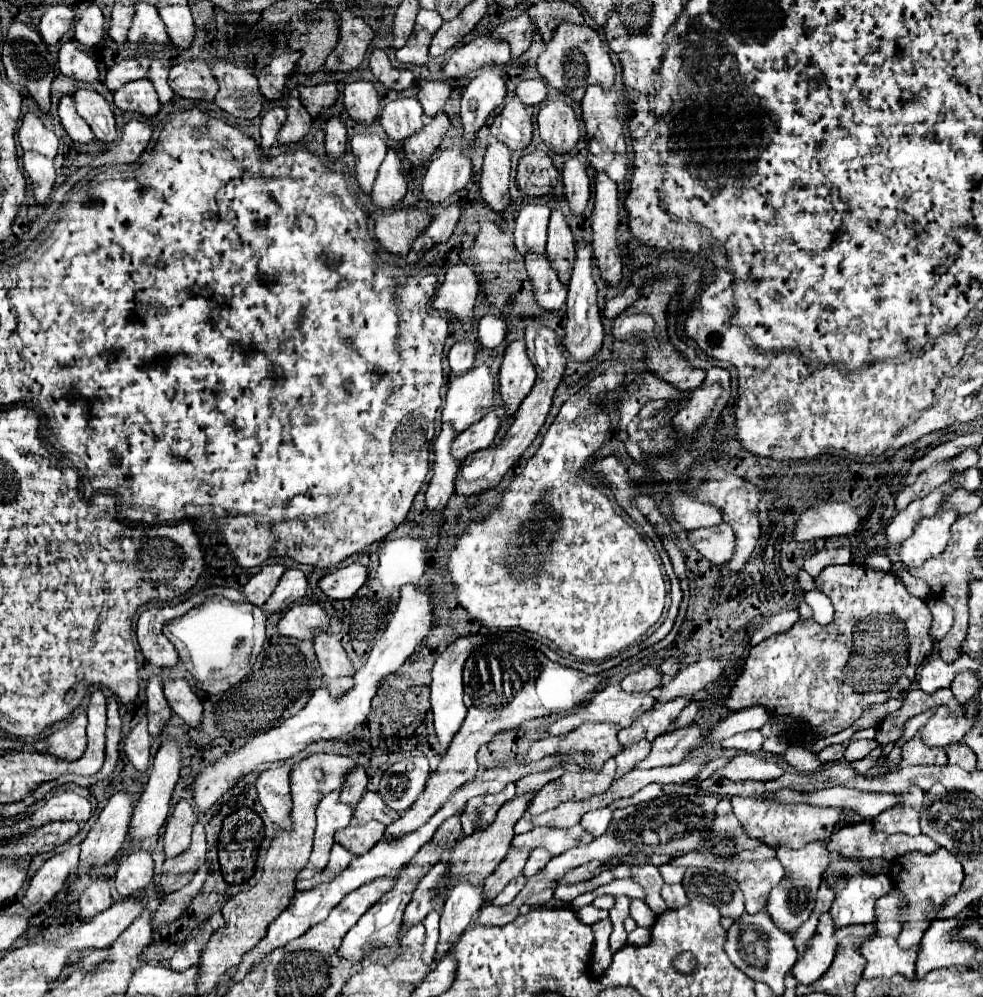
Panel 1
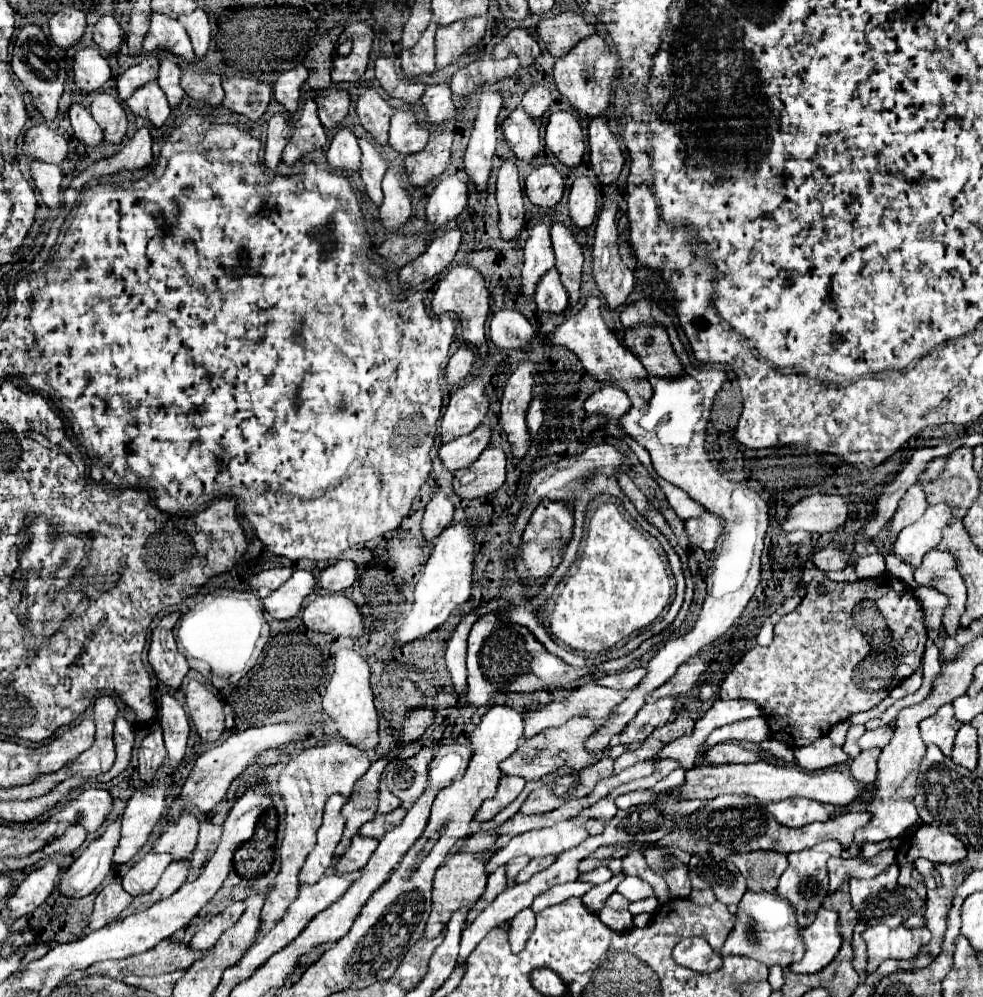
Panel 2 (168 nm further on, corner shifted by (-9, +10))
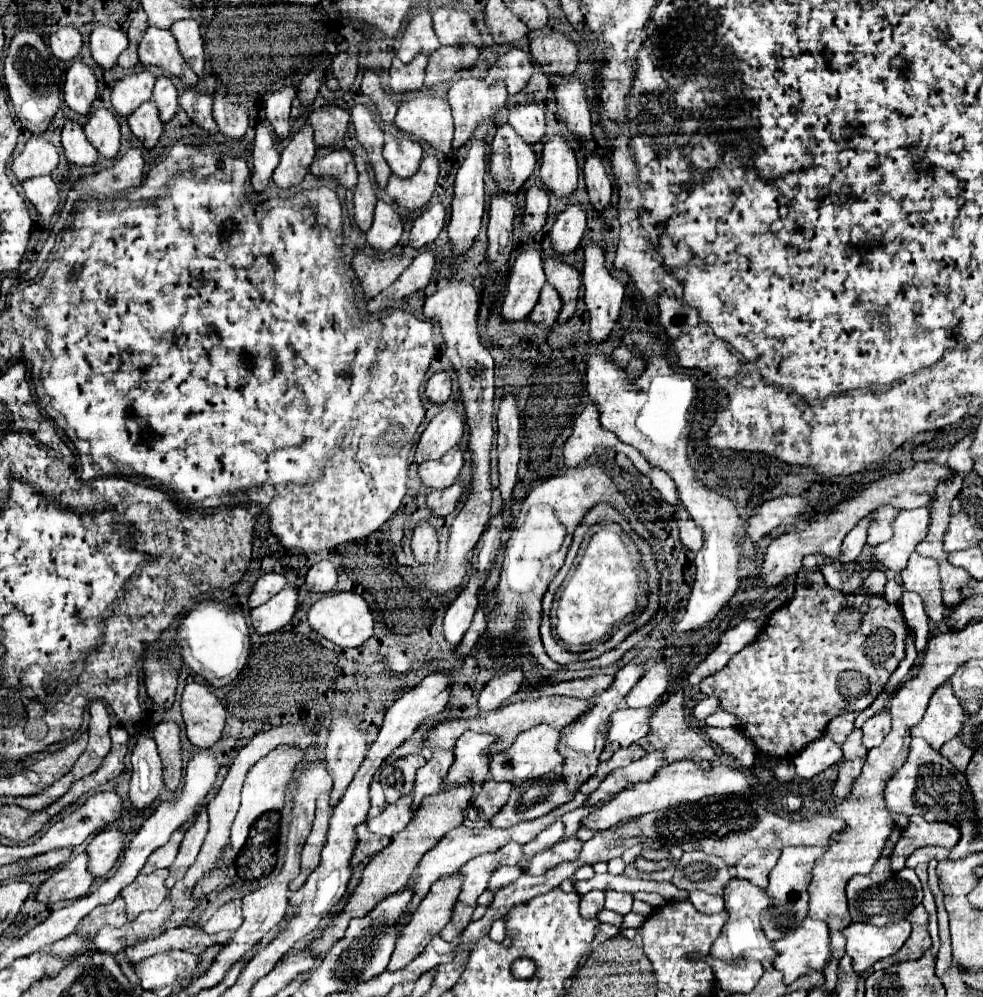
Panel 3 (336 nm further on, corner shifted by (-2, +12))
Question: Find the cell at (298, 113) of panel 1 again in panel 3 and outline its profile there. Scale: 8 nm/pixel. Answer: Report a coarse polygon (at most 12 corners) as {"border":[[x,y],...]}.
{"border":[[309,124],[281,152],[273,172],[279,188],[303,180],[317,154]]}

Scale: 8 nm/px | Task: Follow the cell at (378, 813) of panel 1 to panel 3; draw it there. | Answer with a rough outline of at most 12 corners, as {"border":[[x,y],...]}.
{"border":[[379,780],[371,782],[371,810],[369,816],[377,816],[387,808],[383,788]]}

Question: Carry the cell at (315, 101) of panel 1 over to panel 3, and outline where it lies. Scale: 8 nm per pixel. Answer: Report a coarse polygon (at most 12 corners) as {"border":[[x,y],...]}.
{"border":[[323,106],[307,116],[319,146],[345,136],[349,110]]}

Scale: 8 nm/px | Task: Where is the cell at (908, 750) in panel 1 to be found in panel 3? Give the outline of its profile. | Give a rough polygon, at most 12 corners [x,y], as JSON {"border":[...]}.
{"border":[[951,684],[931,696],[911,736],[939,750],[961,732],[965,712]]}

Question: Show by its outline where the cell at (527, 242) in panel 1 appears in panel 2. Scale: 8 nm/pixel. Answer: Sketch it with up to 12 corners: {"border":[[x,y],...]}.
{"border":[[534,224],[524,246],[522,294],[534,298],[554,268],[550,224]]}

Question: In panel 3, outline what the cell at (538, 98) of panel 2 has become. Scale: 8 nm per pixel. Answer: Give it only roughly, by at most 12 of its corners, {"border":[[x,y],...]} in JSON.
{"border":[[539,104],[511,108],[509,124],[529,142],[545,138]]}

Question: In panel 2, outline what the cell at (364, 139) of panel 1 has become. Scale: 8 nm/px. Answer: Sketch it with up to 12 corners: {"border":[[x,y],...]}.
{"border":[[360,140],[366,194],[382,204],[380,182],[388,168],[382,148]]}

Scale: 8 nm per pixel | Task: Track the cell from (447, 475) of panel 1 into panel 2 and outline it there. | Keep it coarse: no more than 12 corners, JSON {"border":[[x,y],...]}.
{"border":[[444,492],[426,506],[422,534],[434,542],[452,522],[454,506]]}

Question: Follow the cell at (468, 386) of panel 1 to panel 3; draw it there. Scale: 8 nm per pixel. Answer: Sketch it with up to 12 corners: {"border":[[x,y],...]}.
{"border":[[441,410],[421,434],[415,460],[437,460],[465,432],[457,410]]}

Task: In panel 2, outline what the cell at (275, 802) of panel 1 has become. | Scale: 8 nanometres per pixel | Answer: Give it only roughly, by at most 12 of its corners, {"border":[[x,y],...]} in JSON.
{"border":[[344,742],[302,750],[278,782],[286,804],[282,870],[258,940],[298,896],[324,802],[370,768]]}

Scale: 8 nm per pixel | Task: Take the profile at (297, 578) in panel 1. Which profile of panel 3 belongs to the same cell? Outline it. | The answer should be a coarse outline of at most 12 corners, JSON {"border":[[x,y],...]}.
{"border":[[297,586],[251,610],[259,634],[291,622],[297,608]]}

